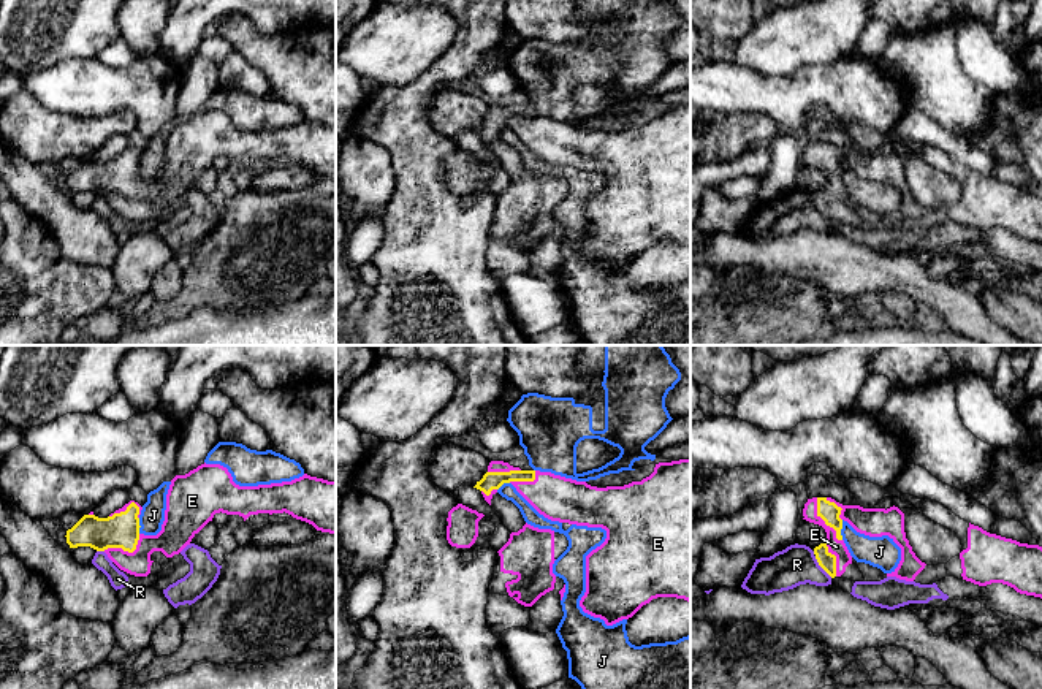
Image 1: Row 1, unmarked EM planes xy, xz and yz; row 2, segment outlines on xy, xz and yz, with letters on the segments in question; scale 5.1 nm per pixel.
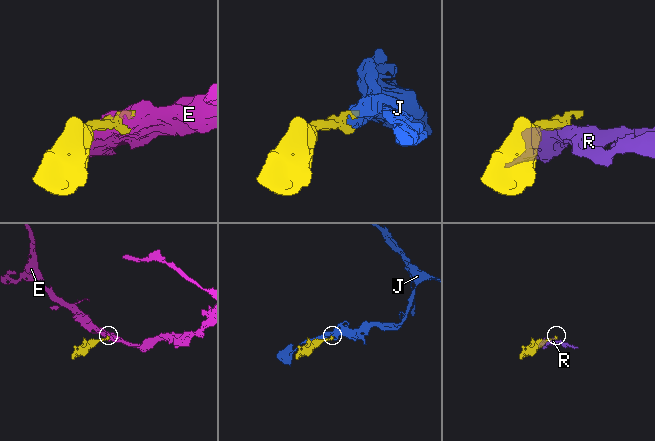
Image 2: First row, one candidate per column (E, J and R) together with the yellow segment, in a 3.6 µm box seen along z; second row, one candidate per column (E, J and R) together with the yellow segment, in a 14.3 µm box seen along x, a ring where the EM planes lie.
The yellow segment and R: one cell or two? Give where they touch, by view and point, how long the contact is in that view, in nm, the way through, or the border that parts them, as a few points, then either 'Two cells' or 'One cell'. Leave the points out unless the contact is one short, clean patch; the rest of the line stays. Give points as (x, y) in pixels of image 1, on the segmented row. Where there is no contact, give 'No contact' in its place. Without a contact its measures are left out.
Touches yellow at yz (822, 567). Shared border 140 nm. Boundary: yz (814, 556), (832, 577). Two cells

